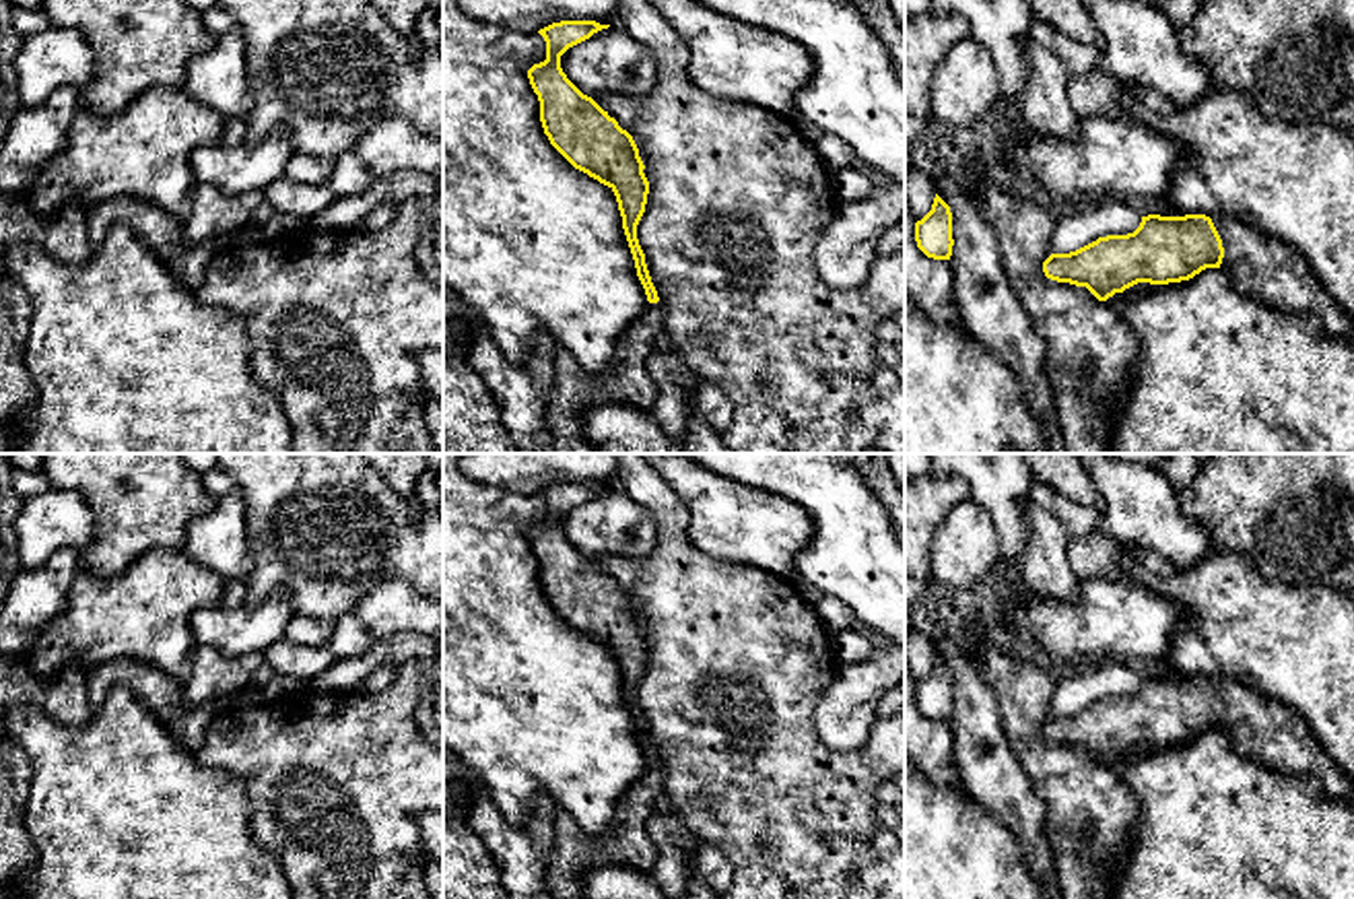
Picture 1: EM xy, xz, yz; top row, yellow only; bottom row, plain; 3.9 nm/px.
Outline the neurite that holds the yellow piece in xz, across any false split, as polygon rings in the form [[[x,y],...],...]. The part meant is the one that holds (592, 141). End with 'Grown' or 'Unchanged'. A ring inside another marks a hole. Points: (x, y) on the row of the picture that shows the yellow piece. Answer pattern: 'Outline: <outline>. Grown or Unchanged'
Outline: [[[561,21],[540,29],[538,33],[546,41],[546,60],[534,64],[528,78],[538,95],[540,122],[550,144],[575,169],[614,192],[649,305],[624,330],[616,359],[606,369],[589,371],[563,346],[556,348],[552,388],[544,408],[552,454],[600,454],[583,431],[587,408],[629,404],[651,410],[657,398],[657,384],[647,361],[655,353],[655,336],[664,330],[664,307],[637,239],[637,225],[649,194],[645,165],[633,136],[591,97],[583,95],[561,68],[561,56],[569,47],[608,27],[596,21]]]. Grown

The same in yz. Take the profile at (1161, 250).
Outline: [[[1148,214],[1142,217],[1133,233],[1098,237],[1076,252],[1051,254],[1043,262],[1047,278],[1086,287],[1098,301],[1107,301],[1138,282],[1189,280],[1206,268],[1224,270],[1241,293],[1274,307],[1290,313],[1313,313],[1333,338],[1354,334],[1354,318],[1321,287],[1313,268],[1296,249],[1253,223],[1228,214]]]. Grown

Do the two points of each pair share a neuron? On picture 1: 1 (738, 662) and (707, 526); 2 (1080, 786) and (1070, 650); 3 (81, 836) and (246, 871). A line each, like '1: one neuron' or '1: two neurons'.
1: two neurons
2: two neurons
3: one neuron

